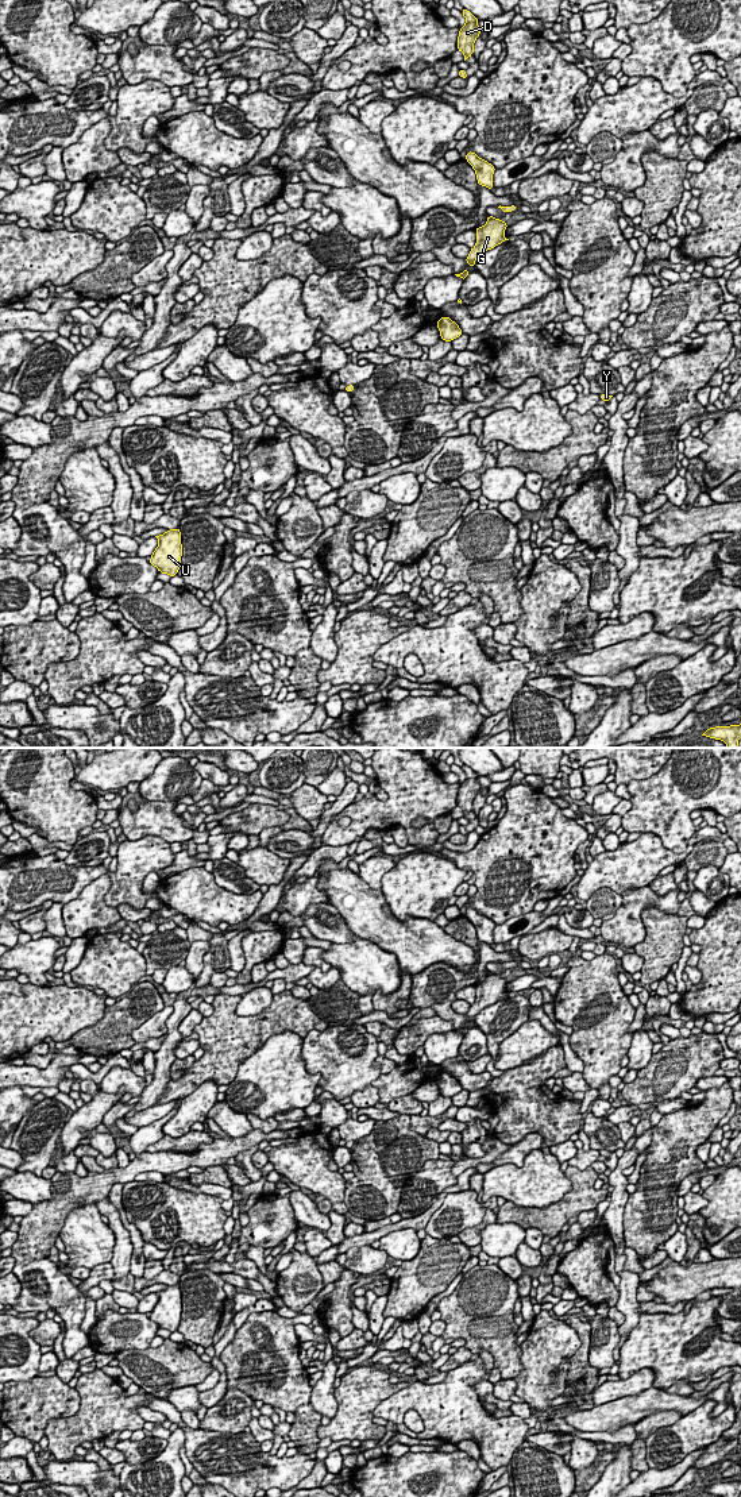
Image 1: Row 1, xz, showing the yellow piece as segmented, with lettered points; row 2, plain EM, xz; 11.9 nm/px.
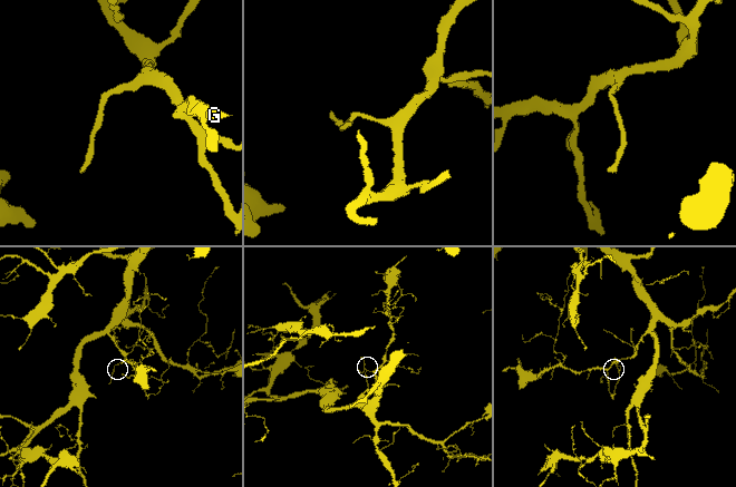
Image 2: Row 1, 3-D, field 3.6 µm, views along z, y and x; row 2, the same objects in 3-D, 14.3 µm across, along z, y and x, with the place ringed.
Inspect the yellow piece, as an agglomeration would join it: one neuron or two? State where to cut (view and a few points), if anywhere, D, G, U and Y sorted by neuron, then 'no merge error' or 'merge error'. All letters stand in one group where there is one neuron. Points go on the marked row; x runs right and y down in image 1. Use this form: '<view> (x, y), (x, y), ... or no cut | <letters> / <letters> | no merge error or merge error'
no cut | D G U Y | no merge error

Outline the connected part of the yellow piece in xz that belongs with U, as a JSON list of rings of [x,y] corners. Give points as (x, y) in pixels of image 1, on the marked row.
[[[180,528],[166,530],[163,535],[155,536],[158,547],[151,555],[150,564],[157,567],[159,572],[175,576],[182,556]]]

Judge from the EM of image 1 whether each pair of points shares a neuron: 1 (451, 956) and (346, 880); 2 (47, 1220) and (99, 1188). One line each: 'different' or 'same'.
1: same
2: same

